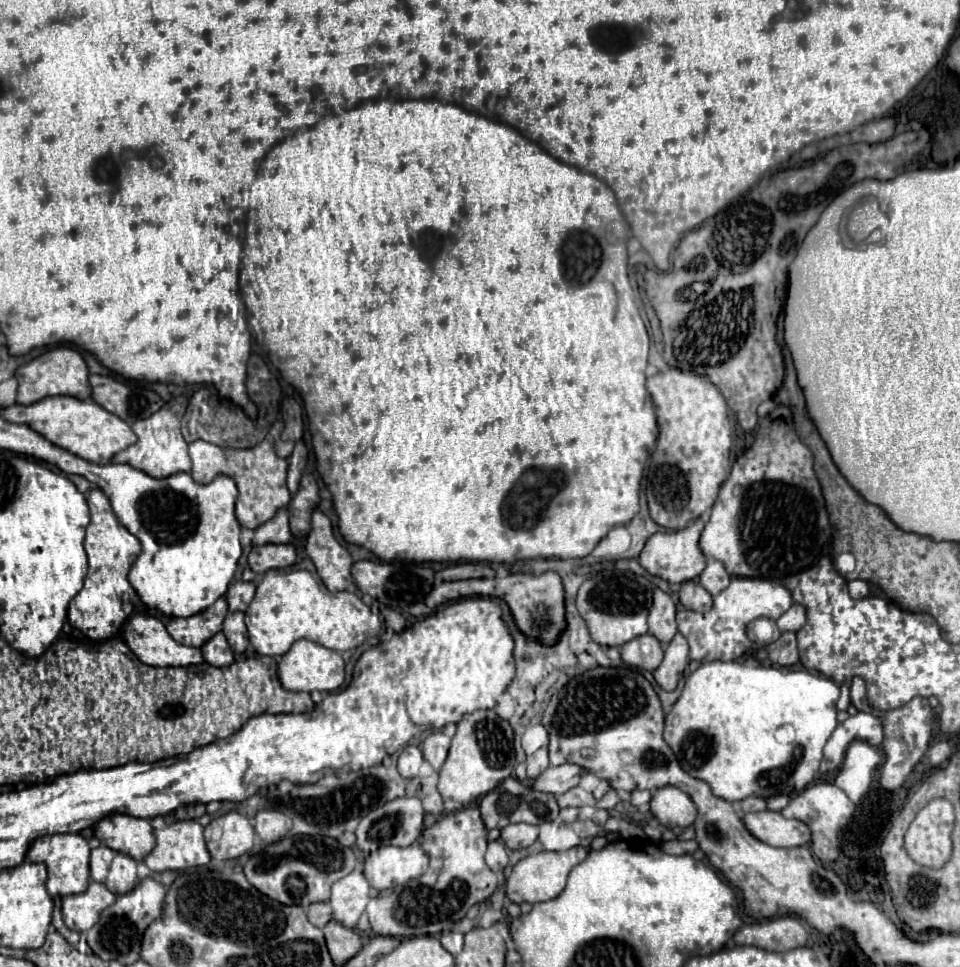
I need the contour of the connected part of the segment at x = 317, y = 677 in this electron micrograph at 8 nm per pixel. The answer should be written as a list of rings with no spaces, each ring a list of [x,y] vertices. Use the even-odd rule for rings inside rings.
[[[300,639],[292,645],[292,649],[282,655],[280,663],[278,663],[278,677],[284,685],[284,689],[288,691],[322,691],[322,693],[330,693],[336,691],[346,677],[346,669],[344,669],[344,659],[340,657],[340,653],[326,649],[314,641],[308,639]]]

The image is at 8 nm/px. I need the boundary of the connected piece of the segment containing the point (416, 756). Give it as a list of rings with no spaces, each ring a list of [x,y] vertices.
[[[408,745],[408,747],[400,753],[400,757],[398,757],[398,773],[400,773],[402,777],[406,777],[406,779],[416,777],[422,761],[424,761],[424,757],[422,757],[420,747]]]

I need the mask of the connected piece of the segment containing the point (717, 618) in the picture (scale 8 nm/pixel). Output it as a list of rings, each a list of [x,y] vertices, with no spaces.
[[[734,577],[732,583],[714,597],[714,605],[710,611],[698,613],[682,609],[676,613],[678,631],[688,639],[690,659],[700,663],[704,661],[736,661],[750,653],[752,641],[744,635],[744,629],[750,621],[758,617],[776,619],[780,613],[786,613],[792,605],[792,595],[786,587],[770,579],[750,579],[750,577]]]

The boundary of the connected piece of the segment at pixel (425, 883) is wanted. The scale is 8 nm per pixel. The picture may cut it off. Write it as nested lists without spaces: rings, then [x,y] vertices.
[[[466,807],[444,815],[432,827],[424,829],[422,849],[428,851],[430,857],[428,871],[408,885],[398,885],[370,899],[366,913],[370,917],[372,931],[376,935],[390,937],[440,935],[446,925],[466,917],[472,905],[486,901],[498,887],[498,875],[488,869],[484,861],[486,845],[488,831],[478,807]]]

